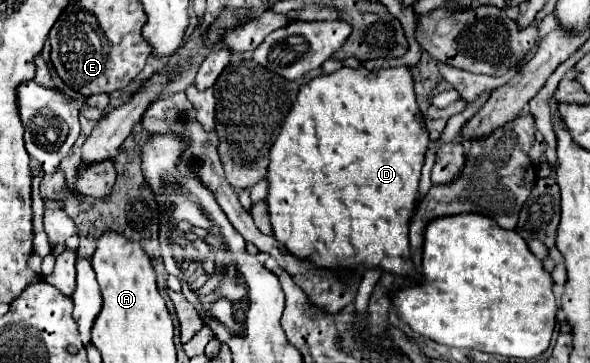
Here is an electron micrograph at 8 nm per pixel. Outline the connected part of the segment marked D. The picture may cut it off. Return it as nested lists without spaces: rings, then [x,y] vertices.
[[[342,67],[334,73],[322,73],[320,77],[304,83],[298,91],[298,97],[286,115],[286,121],[282,125],[282,131],[278,139],[274,141],[270,149],[270,165],[268,165],[268,213],[270,223],[274,229],[274,237],[288,247],[288,251],[312,259],[318,267],[340,267],[340,269],[352,269],[354,265],[364,263],[366,267],[382,267],[388,273],[396,275],[416,275],[412,261],[410,261],[410,243],[408,243],[408,219],[410,213],[418,201],[418,181],[420,181],[420,169],[424,163],[424,153],[430,145],[428,131],[422,121],[422,111],[416,103],[414,89],[412,89],[412,75],[406,67],[396,69],[380,69],[380,71],[368,71],[364,67],[350,69]]]

